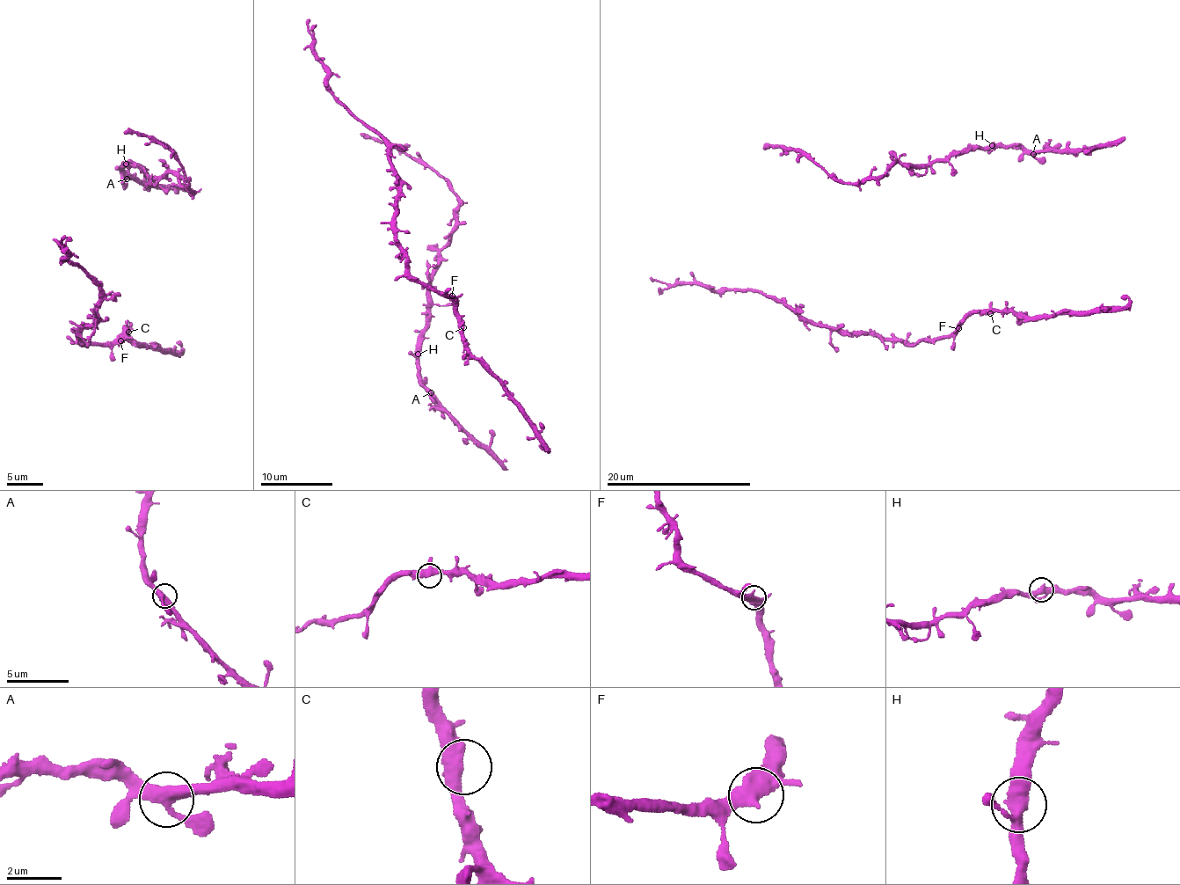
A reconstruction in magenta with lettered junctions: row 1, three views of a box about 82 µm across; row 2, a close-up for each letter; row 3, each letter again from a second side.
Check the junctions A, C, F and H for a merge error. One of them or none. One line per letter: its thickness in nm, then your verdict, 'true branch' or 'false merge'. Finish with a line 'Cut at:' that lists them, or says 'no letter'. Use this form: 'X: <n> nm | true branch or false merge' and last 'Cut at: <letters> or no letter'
A: 400 nm | true branch
C: 400 nm | true branch
F: 420 nm | true branch
H: 400 nm | true branch
Cut at: no letter

